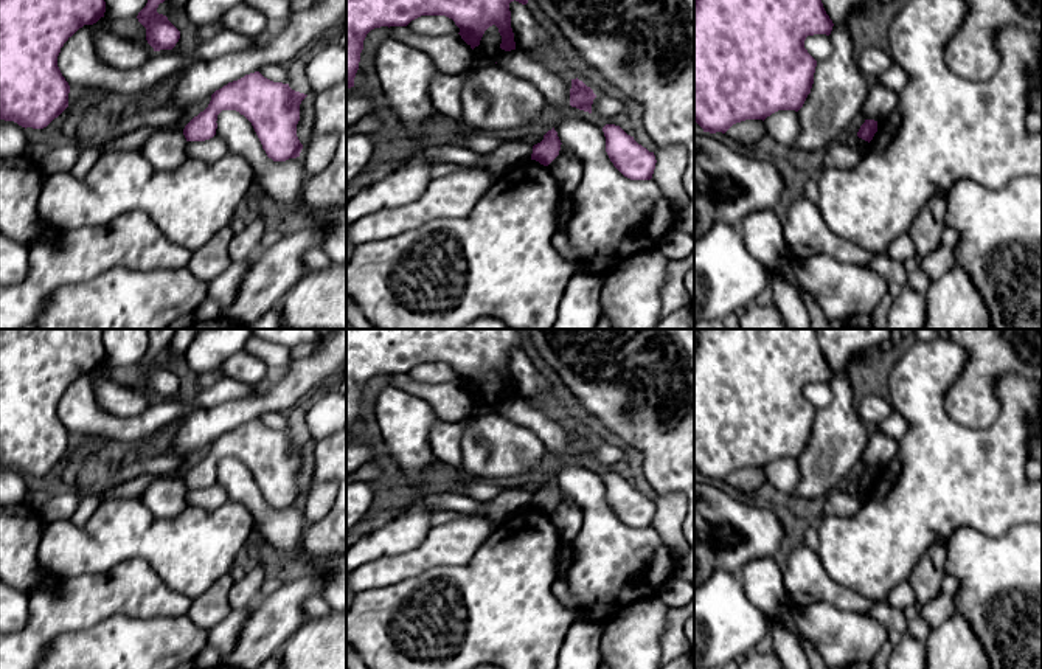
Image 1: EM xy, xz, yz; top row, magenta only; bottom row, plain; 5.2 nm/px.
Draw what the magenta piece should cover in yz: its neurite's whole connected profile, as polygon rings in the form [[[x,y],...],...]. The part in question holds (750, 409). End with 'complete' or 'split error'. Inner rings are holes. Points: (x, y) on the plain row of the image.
[[[694,329],[694,469],[703,480],[725,481],[745,467],[778,458],[798,459],[814,432],[817,408],[804,396],[808,383],[832,379],[817,329]]]; complete

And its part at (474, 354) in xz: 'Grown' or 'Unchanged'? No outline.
Unchanged

